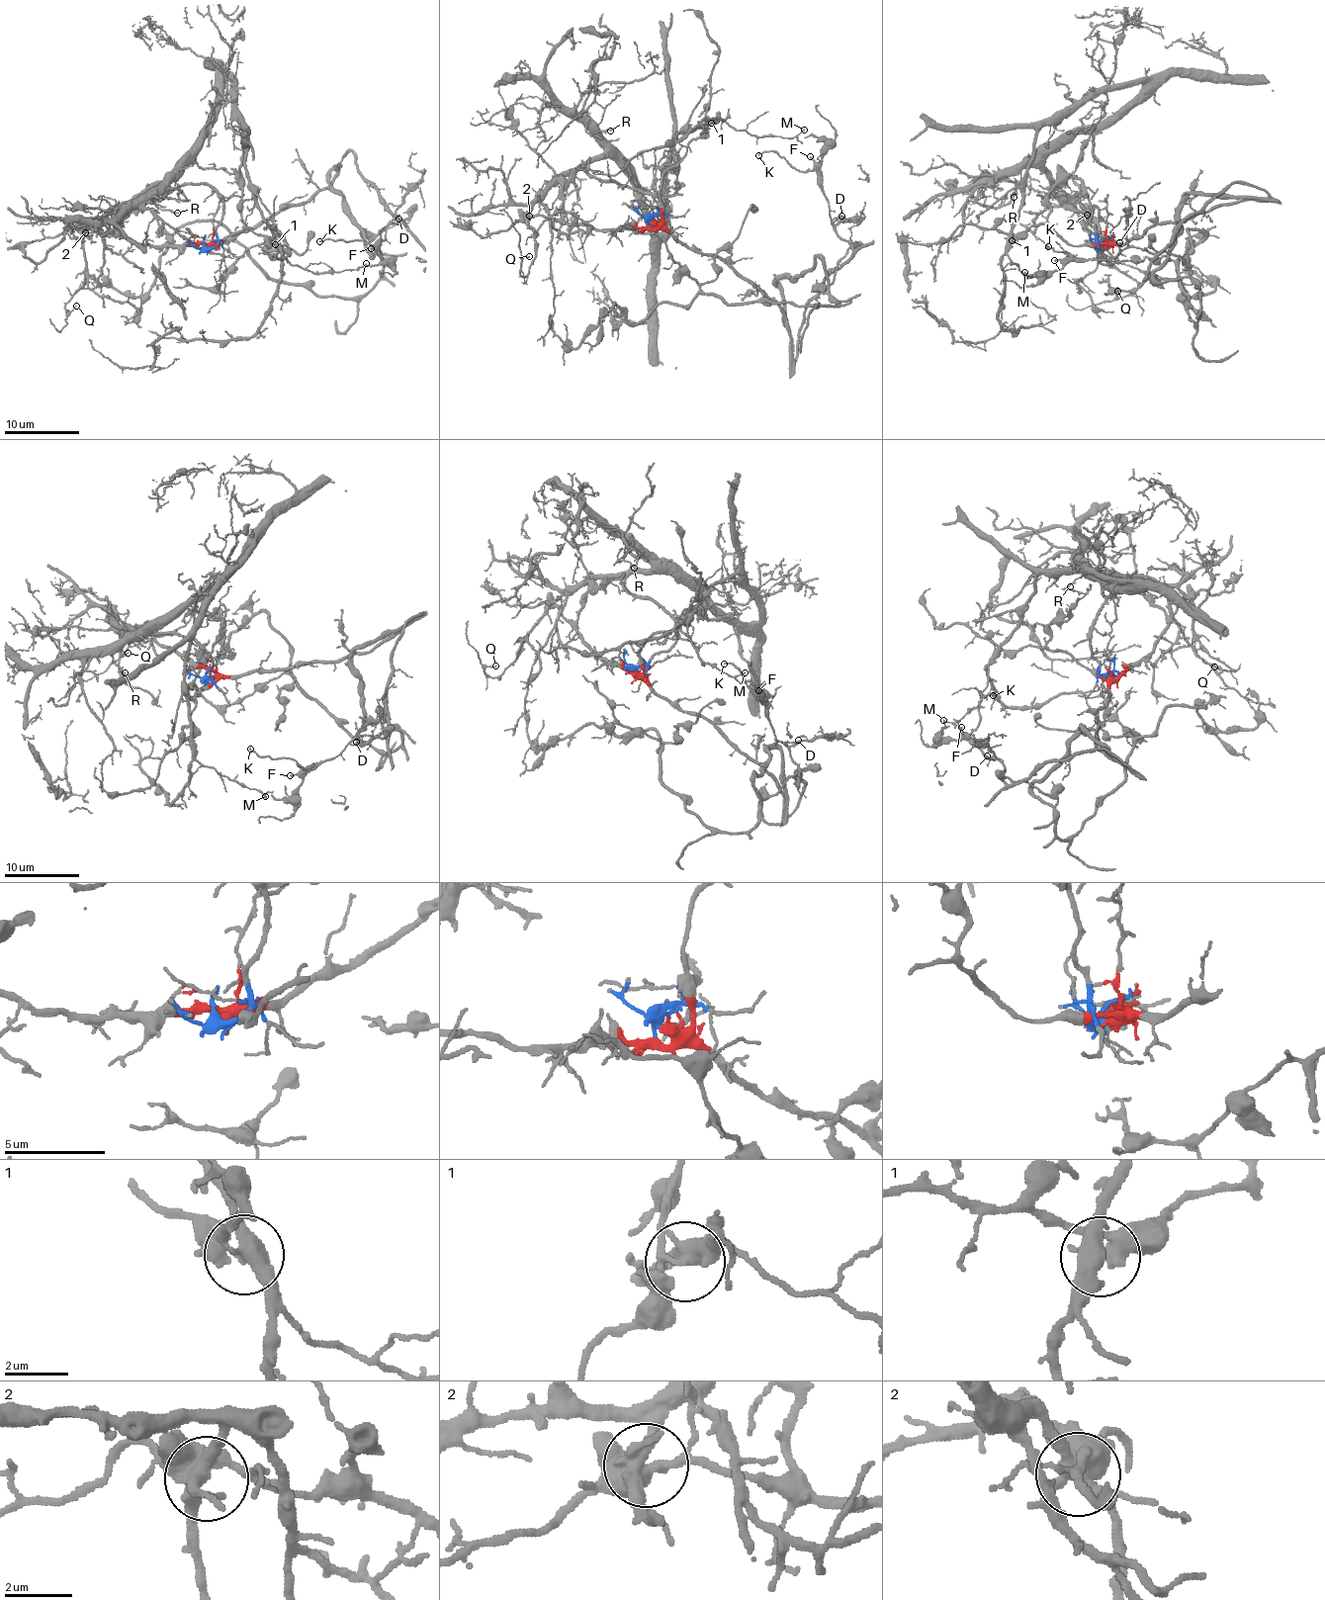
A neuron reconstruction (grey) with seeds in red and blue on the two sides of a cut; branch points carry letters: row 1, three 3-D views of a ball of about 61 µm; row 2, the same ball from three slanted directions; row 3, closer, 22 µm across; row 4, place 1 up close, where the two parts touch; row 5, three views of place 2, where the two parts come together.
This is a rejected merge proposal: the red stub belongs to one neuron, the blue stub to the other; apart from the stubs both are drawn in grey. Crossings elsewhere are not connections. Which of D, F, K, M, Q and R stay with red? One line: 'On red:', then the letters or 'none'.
On red: D, F, K

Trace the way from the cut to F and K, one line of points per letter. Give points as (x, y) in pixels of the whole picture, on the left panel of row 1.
F: (205, 248), (307, 204), (326, 188), (349, 151), (404, 225), (391, 222), (380, 245), (370, 248)
K: (205, 248), (307, 204), (352, 151), (358, 171), (404, 225), (391, 222), (381, 243), (319, 241)

